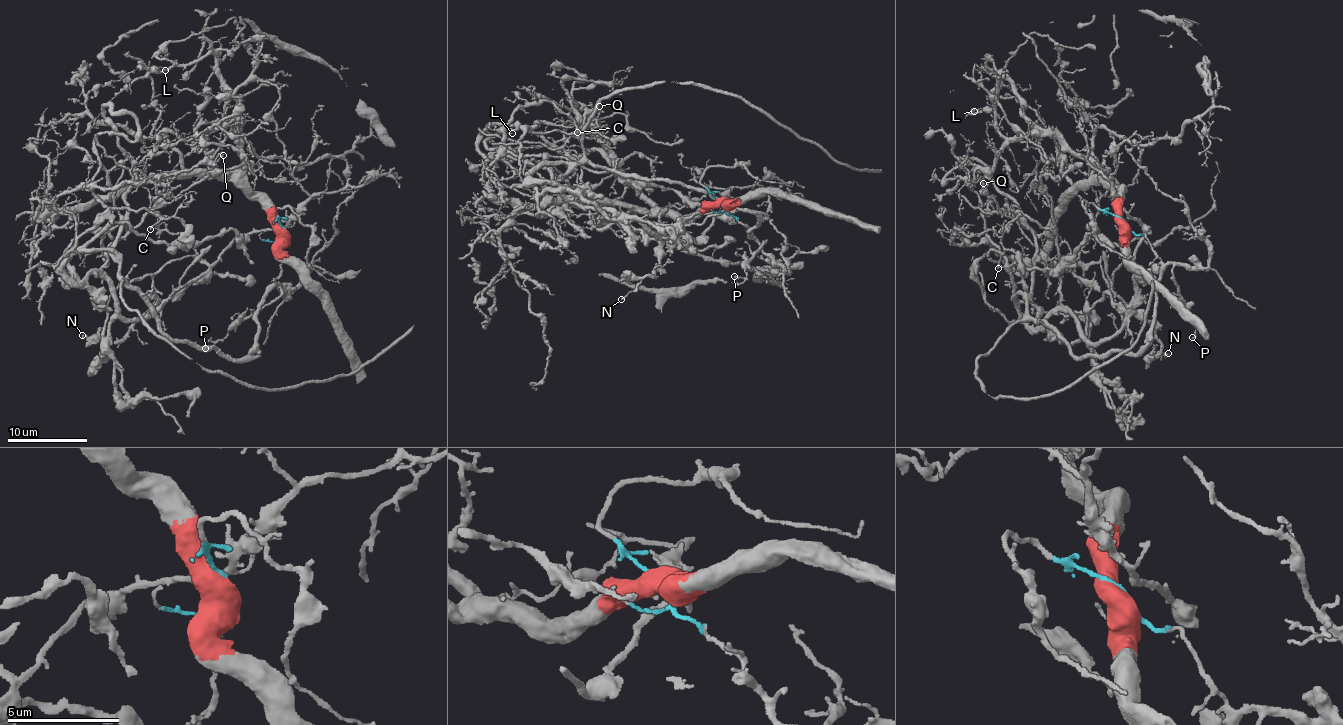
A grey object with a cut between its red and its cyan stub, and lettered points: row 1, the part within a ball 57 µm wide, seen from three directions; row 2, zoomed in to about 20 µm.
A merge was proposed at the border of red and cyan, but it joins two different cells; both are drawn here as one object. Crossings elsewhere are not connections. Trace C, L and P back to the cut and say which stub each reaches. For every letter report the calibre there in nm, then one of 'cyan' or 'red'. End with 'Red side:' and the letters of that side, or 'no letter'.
C: 140 nm | cyan
L: 100 nm | red
P: 120 nm | cyan
Red side: L

